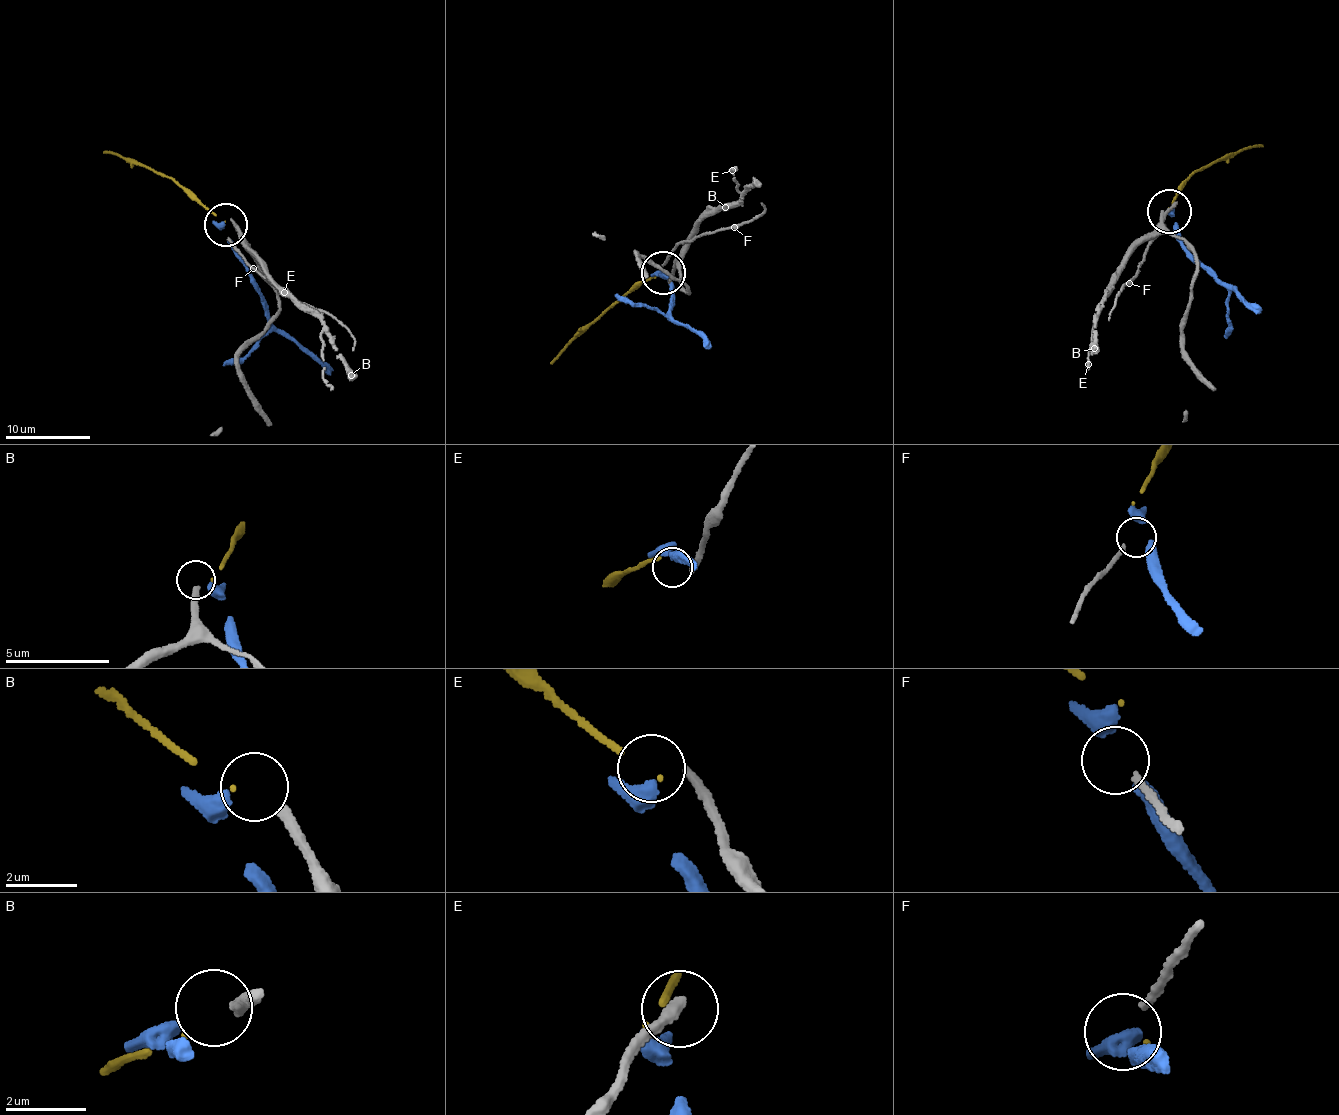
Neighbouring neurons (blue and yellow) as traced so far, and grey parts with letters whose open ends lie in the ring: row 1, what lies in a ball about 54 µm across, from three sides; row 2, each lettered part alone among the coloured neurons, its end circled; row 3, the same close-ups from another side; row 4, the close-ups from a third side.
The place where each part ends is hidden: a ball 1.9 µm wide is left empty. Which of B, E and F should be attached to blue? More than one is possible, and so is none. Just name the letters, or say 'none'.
B

